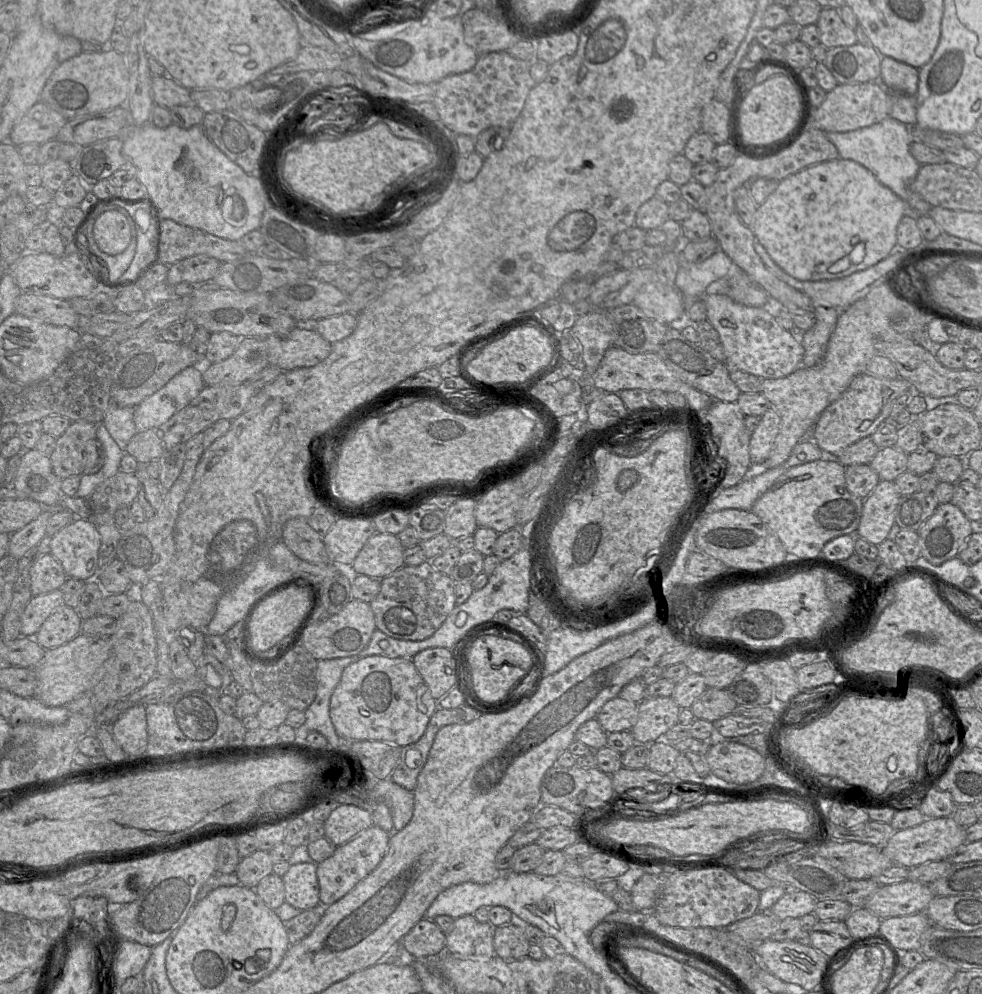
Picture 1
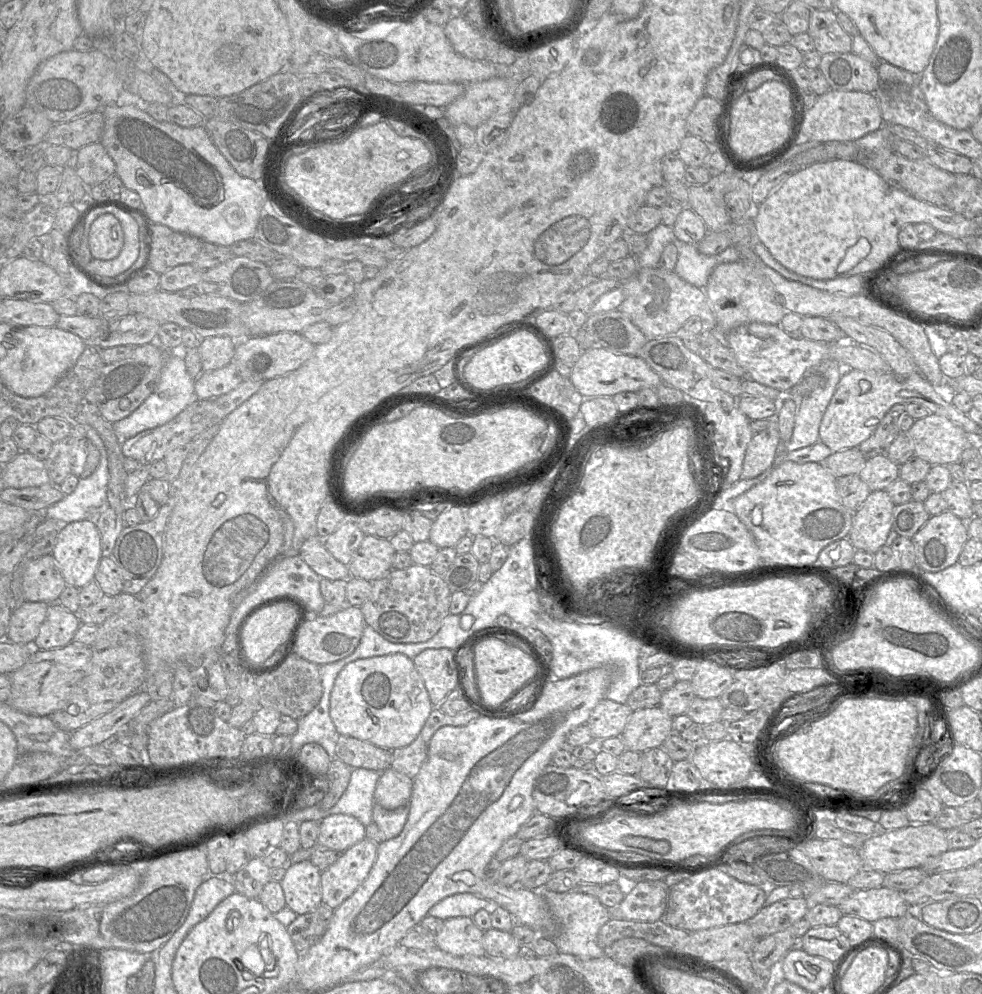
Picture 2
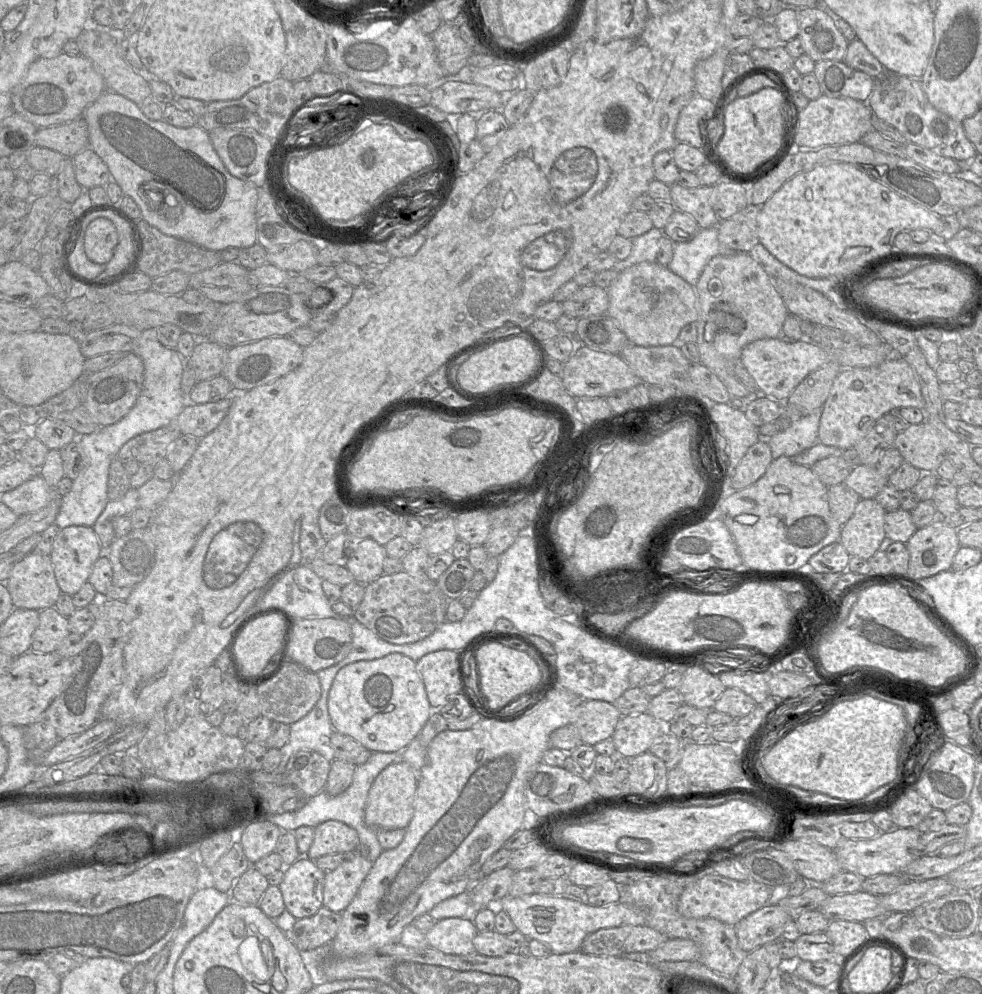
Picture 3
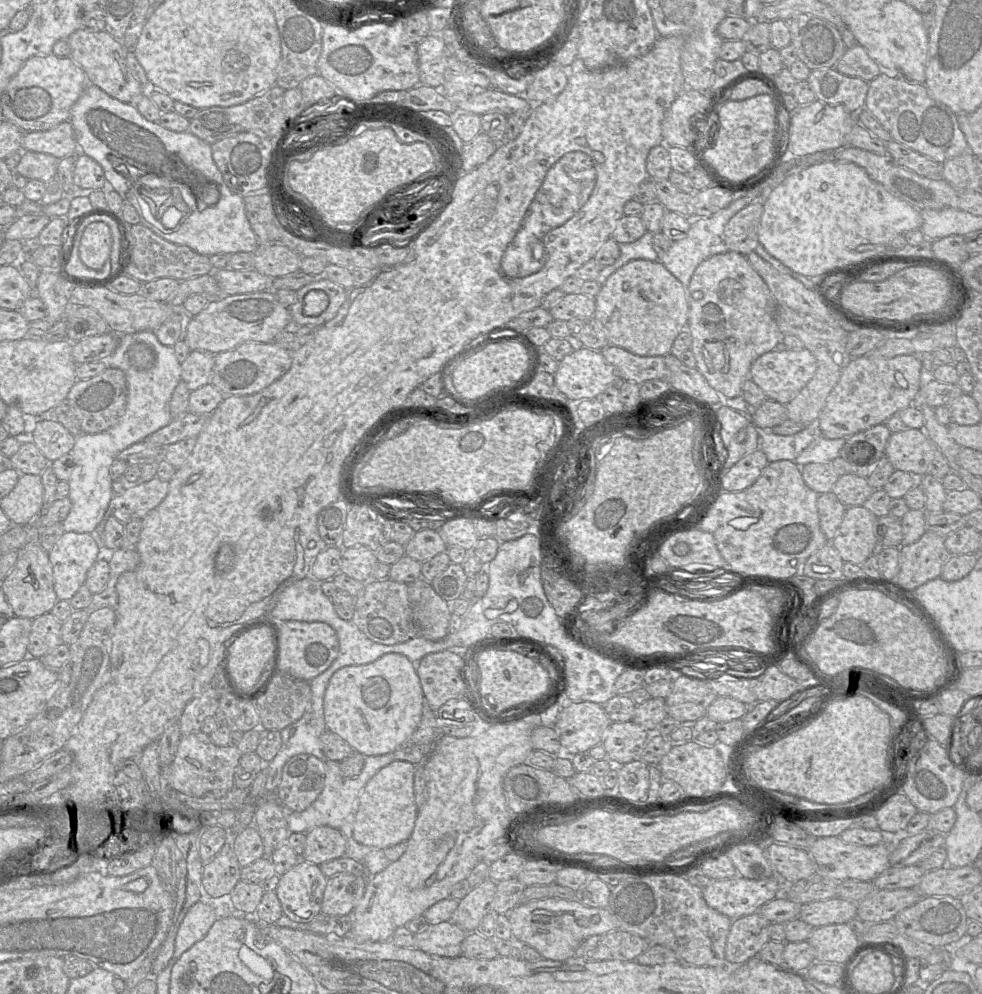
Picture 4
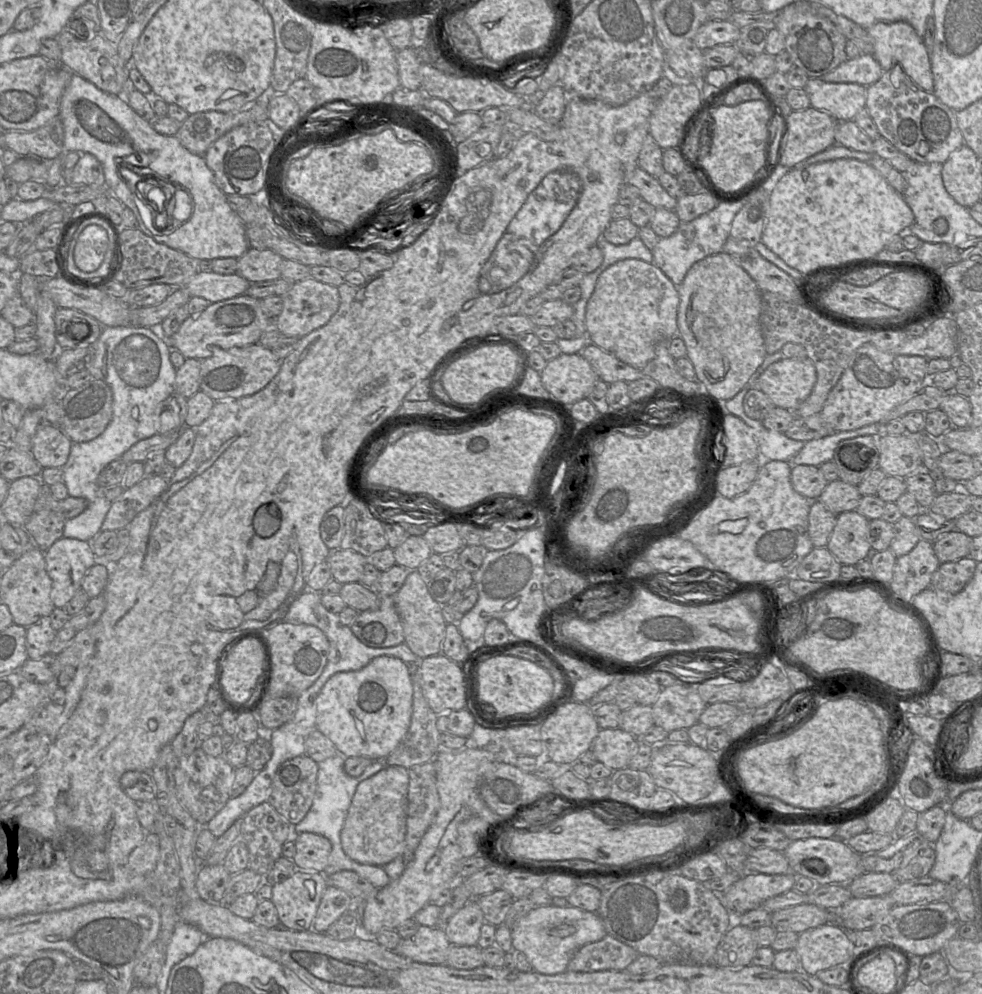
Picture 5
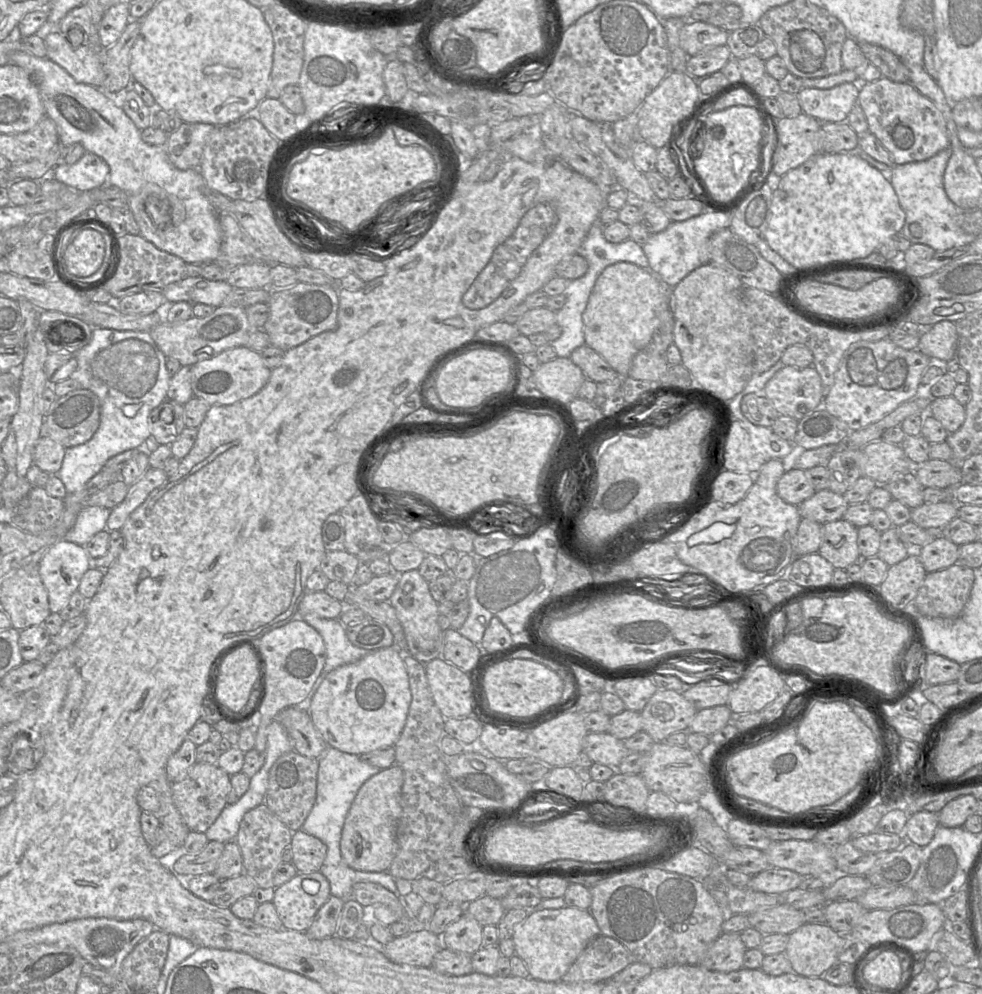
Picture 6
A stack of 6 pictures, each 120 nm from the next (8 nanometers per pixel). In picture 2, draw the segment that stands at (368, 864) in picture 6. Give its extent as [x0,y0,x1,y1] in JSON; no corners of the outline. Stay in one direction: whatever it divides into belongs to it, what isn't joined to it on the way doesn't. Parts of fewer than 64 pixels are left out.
[374,767,413,810]

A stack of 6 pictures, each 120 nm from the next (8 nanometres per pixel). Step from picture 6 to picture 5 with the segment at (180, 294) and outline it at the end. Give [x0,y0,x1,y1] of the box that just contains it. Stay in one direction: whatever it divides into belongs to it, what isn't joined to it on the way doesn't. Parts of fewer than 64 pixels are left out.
[183,271,250,303]

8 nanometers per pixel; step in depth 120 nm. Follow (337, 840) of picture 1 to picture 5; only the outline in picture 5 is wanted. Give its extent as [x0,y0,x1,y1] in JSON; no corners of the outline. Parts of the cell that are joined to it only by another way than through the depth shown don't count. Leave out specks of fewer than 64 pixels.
[292,832,332,872]

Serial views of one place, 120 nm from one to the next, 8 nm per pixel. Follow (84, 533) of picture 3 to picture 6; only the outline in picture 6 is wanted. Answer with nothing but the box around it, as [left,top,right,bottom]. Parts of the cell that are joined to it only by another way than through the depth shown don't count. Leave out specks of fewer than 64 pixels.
[39,539,92,613]

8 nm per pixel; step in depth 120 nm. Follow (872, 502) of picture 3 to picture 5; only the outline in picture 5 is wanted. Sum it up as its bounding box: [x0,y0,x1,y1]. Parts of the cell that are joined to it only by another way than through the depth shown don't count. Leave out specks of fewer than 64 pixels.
[826,511,872,566]

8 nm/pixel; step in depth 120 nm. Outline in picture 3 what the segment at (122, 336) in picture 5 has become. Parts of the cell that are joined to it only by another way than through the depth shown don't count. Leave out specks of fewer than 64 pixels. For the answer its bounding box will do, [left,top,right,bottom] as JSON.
[54,329,187,529]

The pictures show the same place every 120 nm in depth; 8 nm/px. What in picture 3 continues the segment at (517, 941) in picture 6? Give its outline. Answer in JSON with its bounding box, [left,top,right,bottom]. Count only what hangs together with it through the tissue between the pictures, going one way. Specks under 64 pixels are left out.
[498,893,645,954]

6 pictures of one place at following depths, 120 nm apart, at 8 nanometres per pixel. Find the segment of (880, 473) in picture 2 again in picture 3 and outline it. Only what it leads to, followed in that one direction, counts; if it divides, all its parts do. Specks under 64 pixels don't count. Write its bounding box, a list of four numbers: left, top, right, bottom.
[843,464,888,499]

